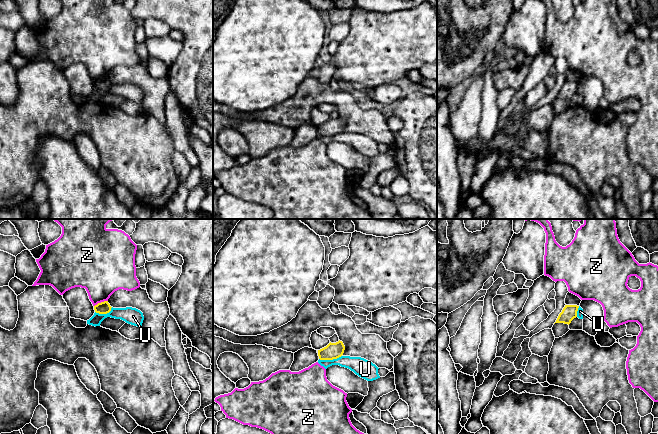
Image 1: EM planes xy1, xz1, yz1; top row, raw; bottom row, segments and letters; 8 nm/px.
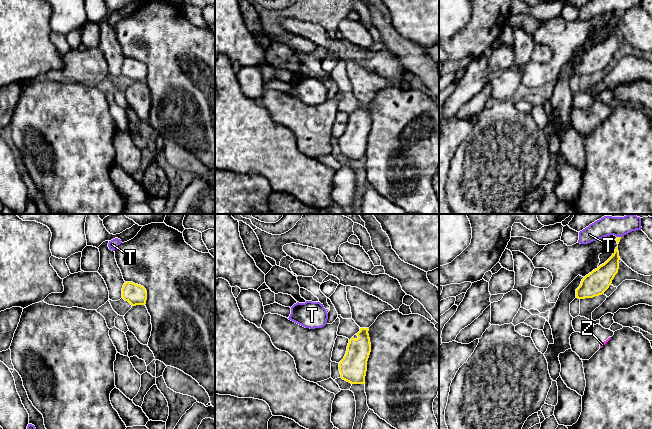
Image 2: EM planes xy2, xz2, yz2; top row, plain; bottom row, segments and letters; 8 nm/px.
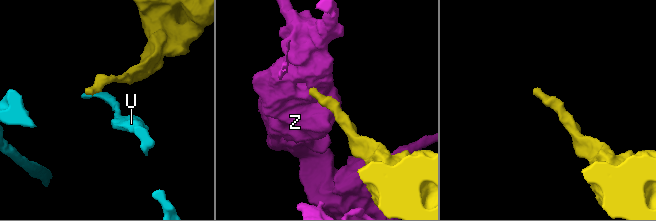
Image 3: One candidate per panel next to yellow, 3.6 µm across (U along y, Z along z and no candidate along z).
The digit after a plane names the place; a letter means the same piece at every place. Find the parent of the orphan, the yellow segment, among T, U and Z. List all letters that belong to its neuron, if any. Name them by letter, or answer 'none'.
none

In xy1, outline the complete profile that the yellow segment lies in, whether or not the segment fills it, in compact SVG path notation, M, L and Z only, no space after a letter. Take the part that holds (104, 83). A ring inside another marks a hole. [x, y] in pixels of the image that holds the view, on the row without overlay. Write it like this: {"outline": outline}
{"outline": "M108 77L98 79L97 81L94 82L95 88L99 89L99 90L107 90L107 89L109 89L111 87L111 84L112 83L108 79Z"}

